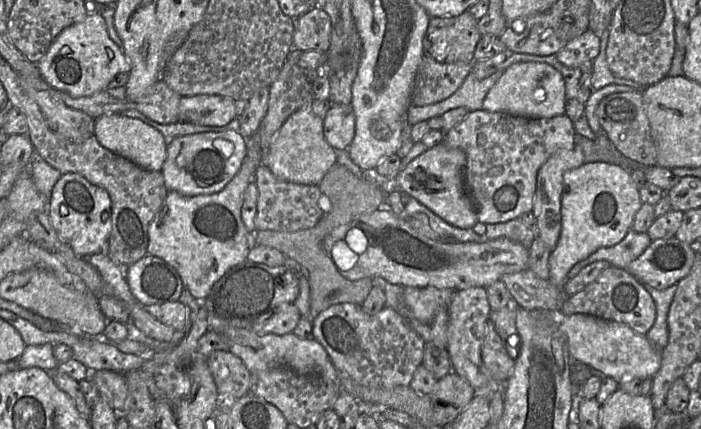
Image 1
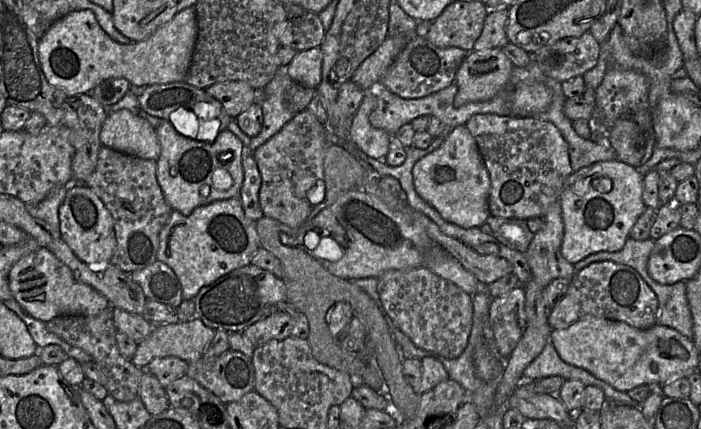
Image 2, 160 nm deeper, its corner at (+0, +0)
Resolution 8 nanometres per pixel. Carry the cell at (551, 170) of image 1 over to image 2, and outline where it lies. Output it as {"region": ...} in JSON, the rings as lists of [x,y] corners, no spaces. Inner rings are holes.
{"region":[[[560,201],[550,206],[543,220],[545,226],[534,234],[526,252],[526,259],[533,278],[545,289],[555,279],[572,280],[576,271],[574,265],[561,254],[564,224]]]}

